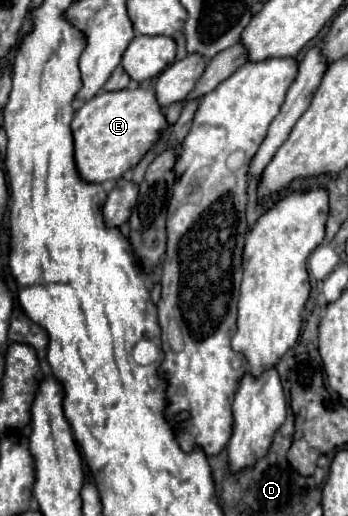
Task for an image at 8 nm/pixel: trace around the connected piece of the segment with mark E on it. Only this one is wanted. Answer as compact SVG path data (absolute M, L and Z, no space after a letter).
M138 87L134 91L102 91L90 101L86 101L72 119L74 133L74 159L82 181L104 183L110 179L120 179L130 171L152 145L158 135L166 129L166 117L154 99L150 89Z

